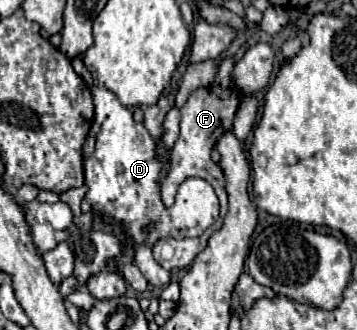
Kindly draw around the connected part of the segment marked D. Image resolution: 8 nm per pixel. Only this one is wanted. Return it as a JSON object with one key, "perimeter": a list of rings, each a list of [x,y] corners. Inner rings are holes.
{"perimeter":[[[92,87],[92,97],[94,97],[94,115],[96,117],[102,117],[104,121],[102,121],[102,127],[100,127],[100,133],[96,135],[96,151],[94,151],[94,155],[90,157],[90,159],[86,159],[84,161],[84,171],[86,171],[86,183],[88,183],[88,193],[86,193],[86,201],[92,205],[92,209],[94,211],[98,211],[98,213],[102,213],[106,219],[112,219],[112,221],[116,221],[118,225],[122,225],[124,229],[126,229],[126,233],[128,233],[128,237],[132,239],[132,245],[134,247],[138,247],[138,245],[142,245],[142,243],[146,243],[148,247],[154,247],[154,243],[158,241],[158,239],[166,239],[166,237],[174,237],[174,239],[182,239],[184,237],[184,231],[182,229],[178,229],[178,225],[182,225],[182,223],[176,223],[176,219],[170,219],[170,215],[166,213],[166,207],[162,205],[162,201],[160,201],[160,175],[162,175],[162,161],[160,161],[160,155],[156,153],[156,141],[150,137],[150,133],[148,133],[148,129],[144,127],[144,123],[136,123],[134,119],[132,119],[132,111],[128,109],[128,107],[124,107],[124,105],[120,105],[120,101],[114,97],[114,93],[110,93],[108,89],[100,89],[100,87]],[[150,221],[154,221],[156,225],[154,225],[154,231],[152,233],[144,233],[144,225],[146,223],[150,223]]]}

